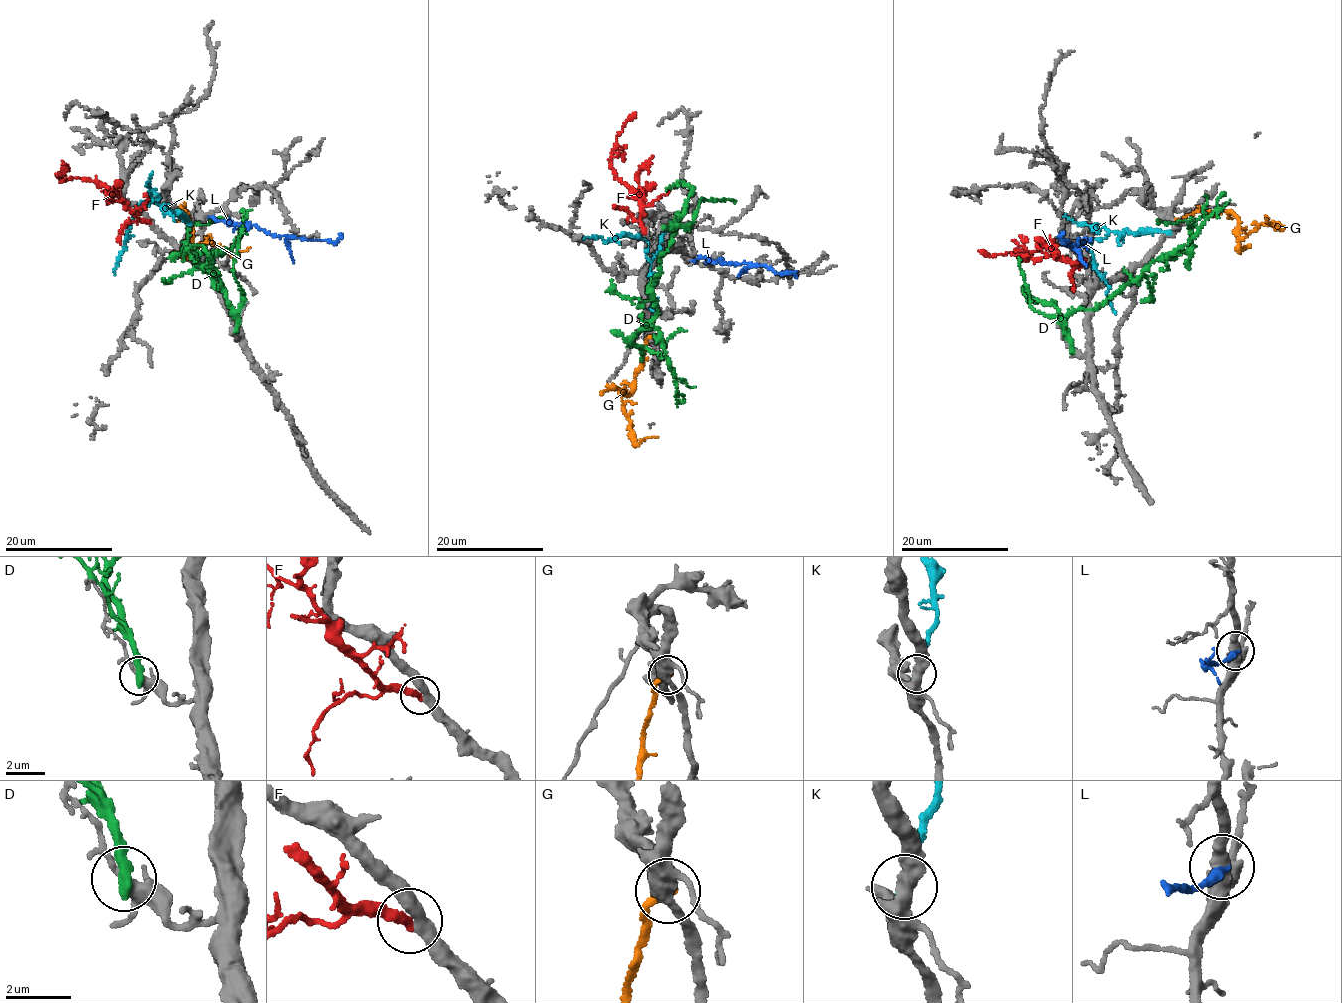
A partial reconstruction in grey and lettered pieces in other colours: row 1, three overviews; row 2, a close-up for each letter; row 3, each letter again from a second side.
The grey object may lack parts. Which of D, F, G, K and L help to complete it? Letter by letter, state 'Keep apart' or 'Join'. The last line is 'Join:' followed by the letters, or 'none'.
D: Keep apart
F: Join
G: Keep apart
K: Keep apart
L: Keep apart
Join: F

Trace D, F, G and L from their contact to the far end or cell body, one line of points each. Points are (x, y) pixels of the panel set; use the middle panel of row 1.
D: (666, 228), (676, 225), (651, 287), (658, 309), (632, 342), (661, 351), (669, 337), (687, 330)
F: (644, 231), (641, 223), (644, 194), (642, 191), (632, 191), (616, 176), (609, 164), (624, 122), (636, 111)
G: (650, 337), (642, 369), (634, 379), (634, 388), (628, 395), (620, 391), (620, 396), (633, 443), (657, 438)
L: (693, 261), (706, 256), (726, 264), (748, 262), (794, 275)

